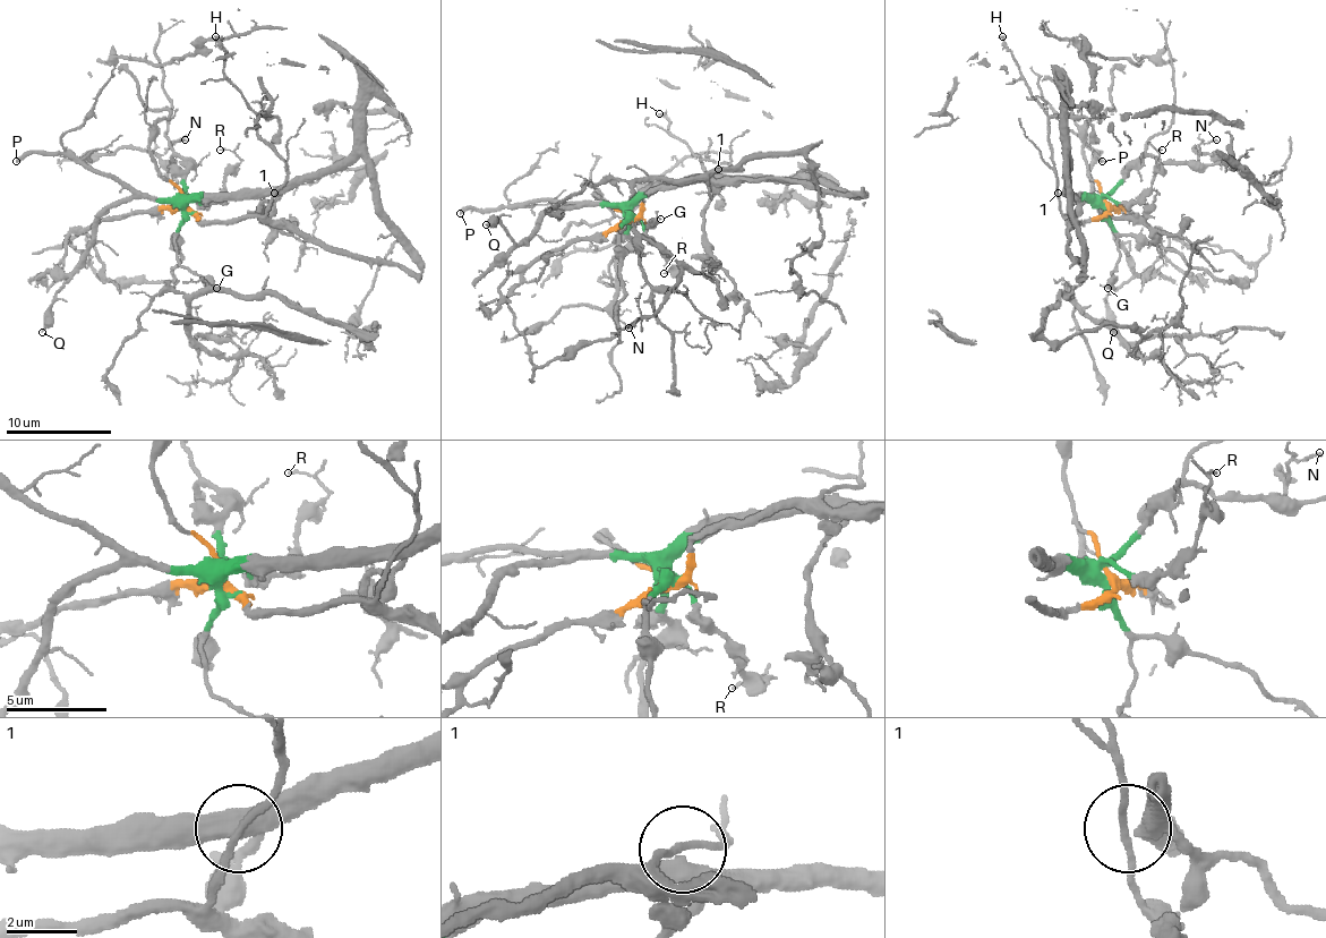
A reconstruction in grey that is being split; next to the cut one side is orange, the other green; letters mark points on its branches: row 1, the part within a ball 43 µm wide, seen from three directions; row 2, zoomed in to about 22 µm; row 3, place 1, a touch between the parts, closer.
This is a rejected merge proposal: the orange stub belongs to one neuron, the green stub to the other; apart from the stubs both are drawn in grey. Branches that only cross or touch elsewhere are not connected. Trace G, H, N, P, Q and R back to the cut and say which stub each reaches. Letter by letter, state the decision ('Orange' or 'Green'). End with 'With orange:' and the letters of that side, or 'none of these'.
G: Green
H: Orange
N: Green
P: Green
Q: Green
R: Green
With orange: H

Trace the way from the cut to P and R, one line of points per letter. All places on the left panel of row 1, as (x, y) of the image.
P: (184, 204), (172, 199), (136, 196), (112, 178), (83, 168), (62, 154), (27, 152), (17, 162)
R: (184, 204), (188, 196), (210, 202), (223, 188), (225, 172), (239, 156), (220, 148)

